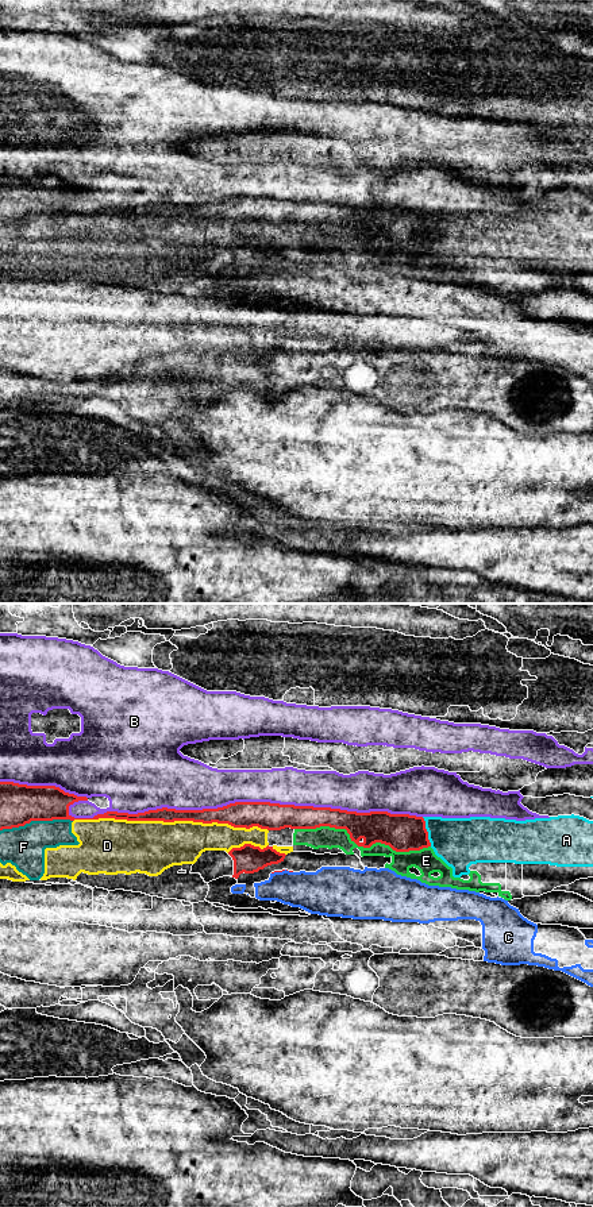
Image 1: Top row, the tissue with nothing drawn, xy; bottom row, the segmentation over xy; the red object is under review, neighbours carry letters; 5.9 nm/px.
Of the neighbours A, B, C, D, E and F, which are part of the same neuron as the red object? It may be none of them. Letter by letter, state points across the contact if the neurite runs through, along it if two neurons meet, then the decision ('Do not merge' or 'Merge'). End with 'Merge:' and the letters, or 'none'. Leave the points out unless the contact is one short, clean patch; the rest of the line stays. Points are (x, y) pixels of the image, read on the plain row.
A: Do not merge
B: Do not merge
C: Do not merge
D: Do not merge
E: Do not merge
F: Do not merge
Merge: none

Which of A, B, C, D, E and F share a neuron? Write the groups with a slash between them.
A D E F / B / C

